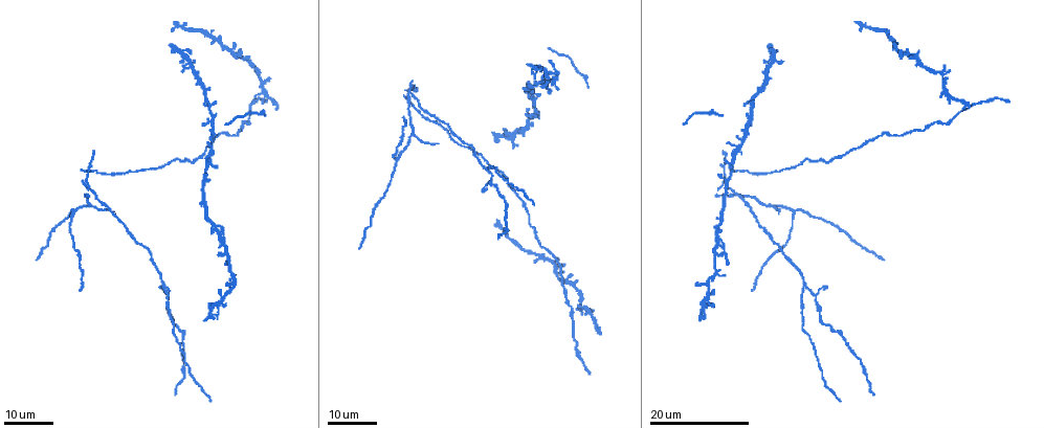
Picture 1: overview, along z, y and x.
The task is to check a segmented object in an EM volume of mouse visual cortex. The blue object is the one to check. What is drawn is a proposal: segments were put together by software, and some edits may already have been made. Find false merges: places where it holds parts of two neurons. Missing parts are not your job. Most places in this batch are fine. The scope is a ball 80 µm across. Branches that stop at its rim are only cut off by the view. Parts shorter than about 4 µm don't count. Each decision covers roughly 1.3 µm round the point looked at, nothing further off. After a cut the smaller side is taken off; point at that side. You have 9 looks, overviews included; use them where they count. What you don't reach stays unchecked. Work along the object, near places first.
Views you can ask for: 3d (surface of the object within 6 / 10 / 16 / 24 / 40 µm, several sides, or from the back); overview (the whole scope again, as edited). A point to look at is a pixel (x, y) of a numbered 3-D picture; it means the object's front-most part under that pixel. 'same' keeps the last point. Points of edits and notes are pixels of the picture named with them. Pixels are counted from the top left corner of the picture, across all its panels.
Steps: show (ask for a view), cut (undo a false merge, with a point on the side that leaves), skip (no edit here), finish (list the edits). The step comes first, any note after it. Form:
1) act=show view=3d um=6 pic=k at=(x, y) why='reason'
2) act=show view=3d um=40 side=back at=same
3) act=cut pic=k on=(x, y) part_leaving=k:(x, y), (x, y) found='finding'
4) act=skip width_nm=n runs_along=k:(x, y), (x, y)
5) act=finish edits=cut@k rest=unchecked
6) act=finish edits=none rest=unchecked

act=show view=3d um=24 pic=1 at=(737, 148) why='four or more arms meet'

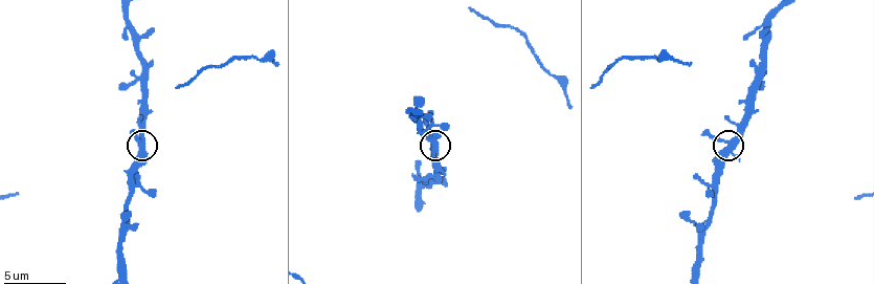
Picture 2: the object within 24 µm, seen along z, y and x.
act=show view=3d um=6 pic=2 at=(726, 143)

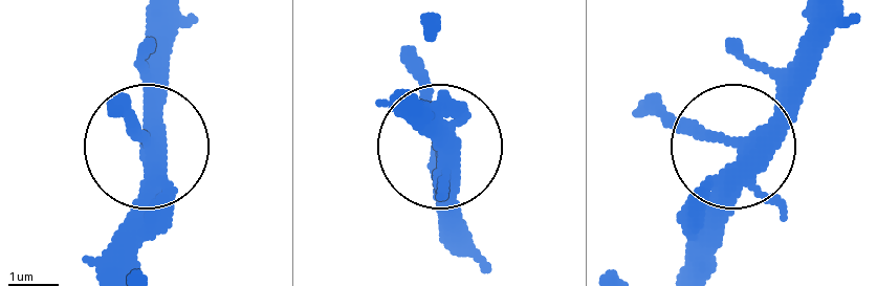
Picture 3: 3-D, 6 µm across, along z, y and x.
act=skip side_arm_um=25 found='all the same neuron'

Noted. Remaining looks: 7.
act=show view=3d um=16 pic=1 at=(165, 287) why='two arms in line, one across'

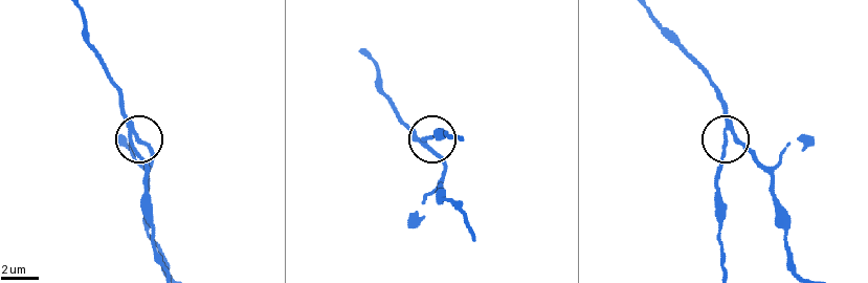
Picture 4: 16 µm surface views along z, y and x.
act=show view=3d um=10 pic=4 at=(134, 133) why='closer look'

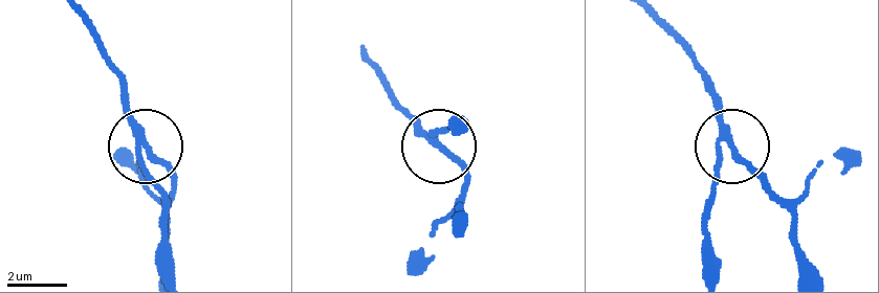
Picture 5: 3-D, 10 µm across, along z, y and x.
act=skip arms=3 runs_along=5:(82, 21), (122, 89), (147, 179), (165, 208), (165, 229) found='continuous, no second neuron'

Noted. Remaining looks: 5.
act=show view=3d um=16 pic=1 at=(719, 238) why='four or more arms meet'

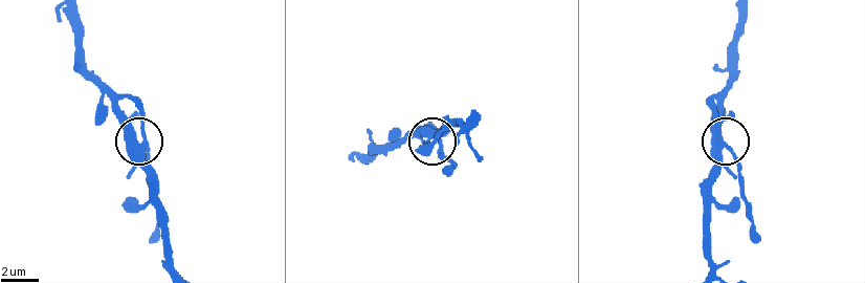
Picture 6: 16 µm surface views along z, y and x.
act=show view=3d um=10 pic=6 at=(141, 149)

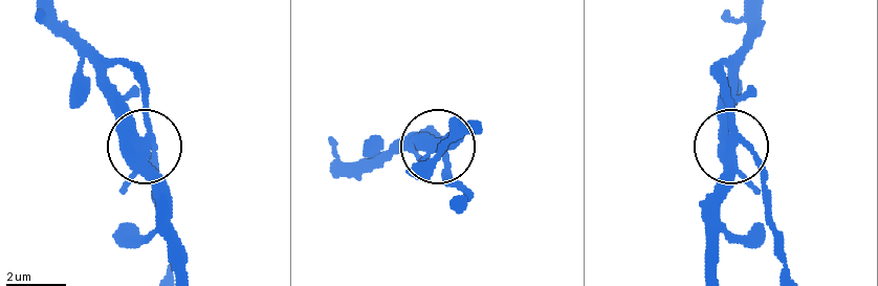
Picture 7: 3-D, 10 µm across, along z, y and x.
act=skip width_nm=390 found='continuous, no second neuron'

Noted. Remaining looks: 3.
act=show view=3d um=16 pic=1 at=(793, 211) why='a fork'

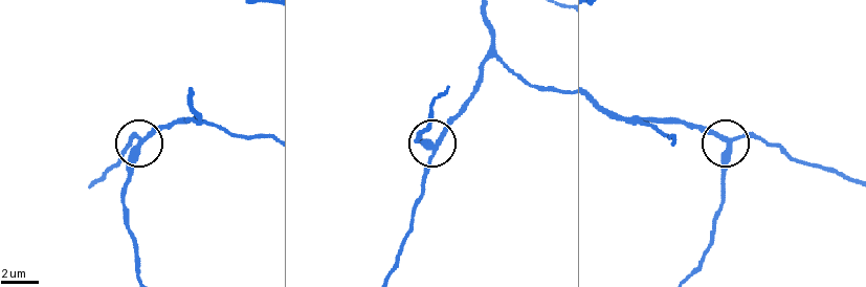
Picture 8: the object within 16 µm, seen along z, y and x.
act=show view=3d um=6 pic=8 at=(139, 143)

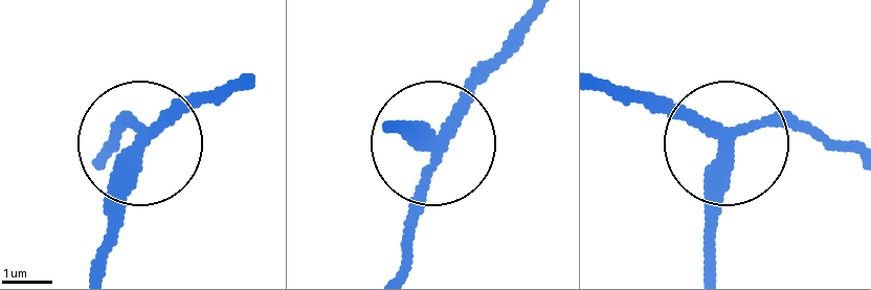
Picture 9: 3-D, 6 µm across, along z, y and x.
act=skip arms=3 runs_along=9:(538, 15), (438, 140), (400, 128) found='one neuron here'

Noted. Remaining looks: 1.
act=finish edits=none rest=unchecked

